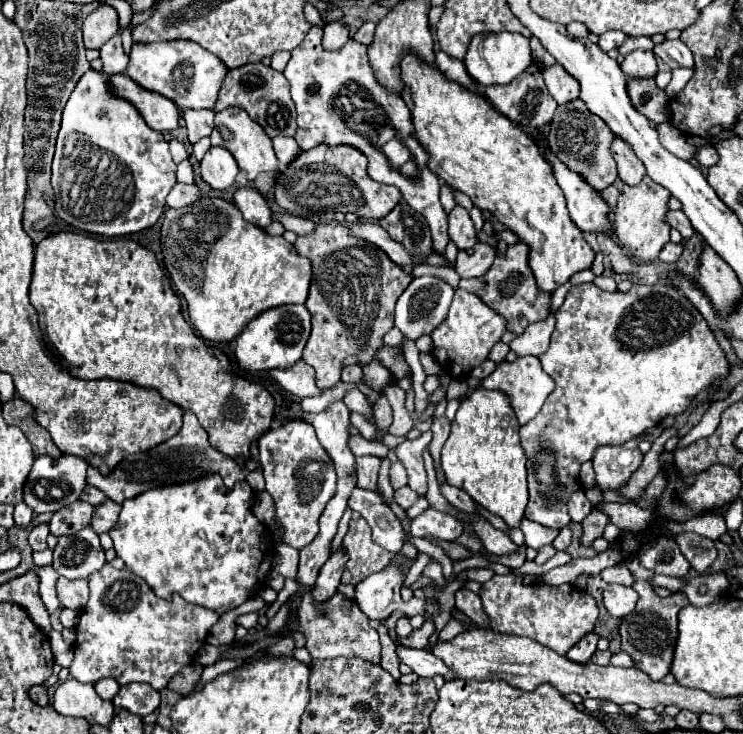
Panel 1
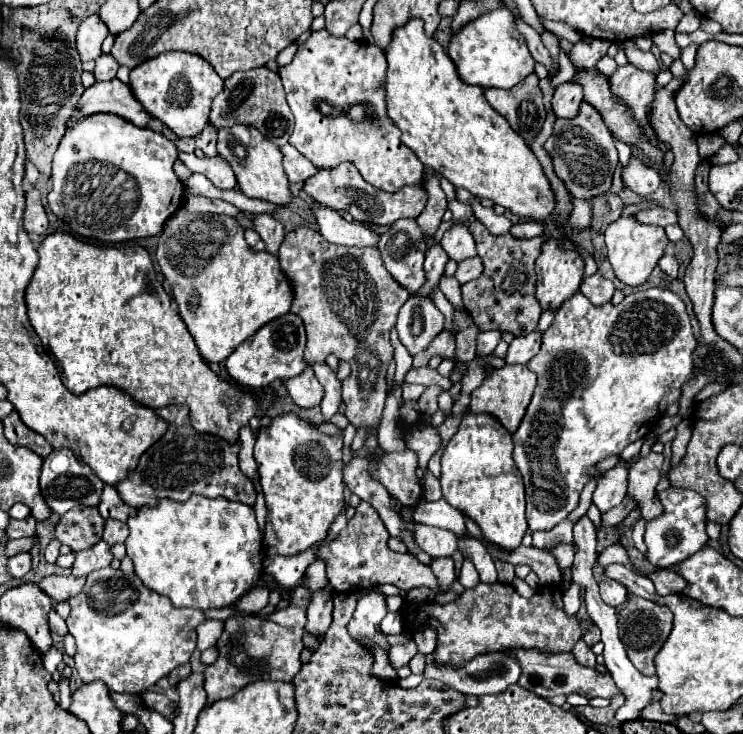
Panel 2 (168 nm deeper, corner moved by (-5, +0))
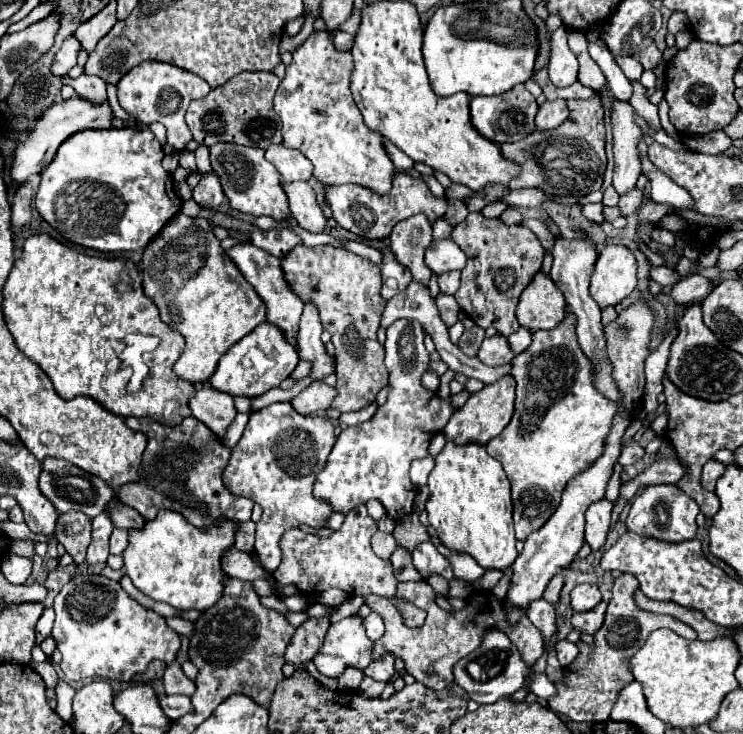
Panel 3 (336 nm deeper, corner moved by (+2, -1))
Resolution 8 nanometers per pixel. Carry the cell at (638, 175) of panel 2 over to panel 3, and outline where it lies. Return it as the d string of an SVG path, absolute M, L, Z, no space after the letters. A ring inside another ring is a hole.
M631 190L631 192L627 192L627 194L623 194L621 196L621 200L619 200L619 210L621 210L621 216L623 218L627 218L627 216L631 216L639 206L641 206L641 200L643 200L643 192L641 190Z

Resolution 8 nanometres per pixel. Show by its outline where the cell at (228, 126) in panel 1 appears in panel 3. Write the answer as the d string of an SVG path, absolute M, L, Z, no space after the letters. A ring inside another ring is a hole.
M215 144L211 150L211 166L213 172L217 172L223 192L229 198L229 204L233 210L239 210L243 214L251 216L271 216L273 220L281 222L289 216L289 204L287 196L281 190L279 172L277 168L265 160L265 150L251 148L251 146L239 146L239 144Z

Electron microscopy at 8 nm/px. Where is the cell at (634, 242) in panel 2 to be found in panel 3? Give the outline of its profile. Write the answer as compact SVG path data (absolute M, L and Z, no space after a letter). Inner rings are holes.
M605 246L599 252L589 294L599 308L617 306L637 286L637 264L625 246Z

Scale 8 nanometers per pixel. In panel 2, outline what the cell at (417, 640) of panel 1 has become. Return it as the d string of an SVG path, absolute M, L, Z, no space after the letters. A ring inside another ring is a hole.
M408 641L404 645L394 645L390 647L388 651L388 657L390 657L390 663L398 669L398 667L404 667L410 663L410 659L418 653L418 647L414 641Z

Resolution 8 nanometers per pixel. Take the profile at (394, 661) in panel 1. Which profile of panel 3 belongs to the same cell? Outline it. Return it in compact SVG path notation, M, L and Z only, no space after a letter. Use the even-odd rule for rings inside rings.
M349 668L345 670L339 678L337 678L337 690L355 690L361 680L365 678L363 670L355 670L355 668Z

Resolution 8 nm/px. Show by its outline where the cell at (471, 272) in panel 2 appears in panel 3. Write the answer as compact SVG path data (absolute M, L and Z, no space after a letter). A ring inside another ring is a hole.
M445 272L437 276L437 284L443 294L455 294L459 282L461 282L461 272Z

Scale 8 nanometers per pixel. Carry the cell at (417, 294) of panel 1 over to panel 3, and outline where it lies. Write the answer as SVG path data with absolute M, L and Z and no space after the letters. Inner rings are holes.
M401 318L401 320L393 322L393 326L387 328L387 340L385 340L385 366L389 372L387 402L375 412L375 416L371 420L357 424L357 426L349 426L339 434L335 446L327 458L325 468L317 474L315 484L313 484L313 496L317 496L323 502L329 502L329 506L333 506L333 512L347 514L349 508L357 508L371 498L375 498L383 504L383 508L391 520L399 520L401 516L413 512L413 498L417 494L417 488L409 478L409 464L415 458L427 456L431 438L445 428L447 420L455 412L455 408L451 406L451 398L443 400L435 392L423 388L421 376L429 366L429 362L425 362L425 354L429 354L429 352L425 352L423 328L419 322ZM359 426L361 426L361 460L359 460Z

